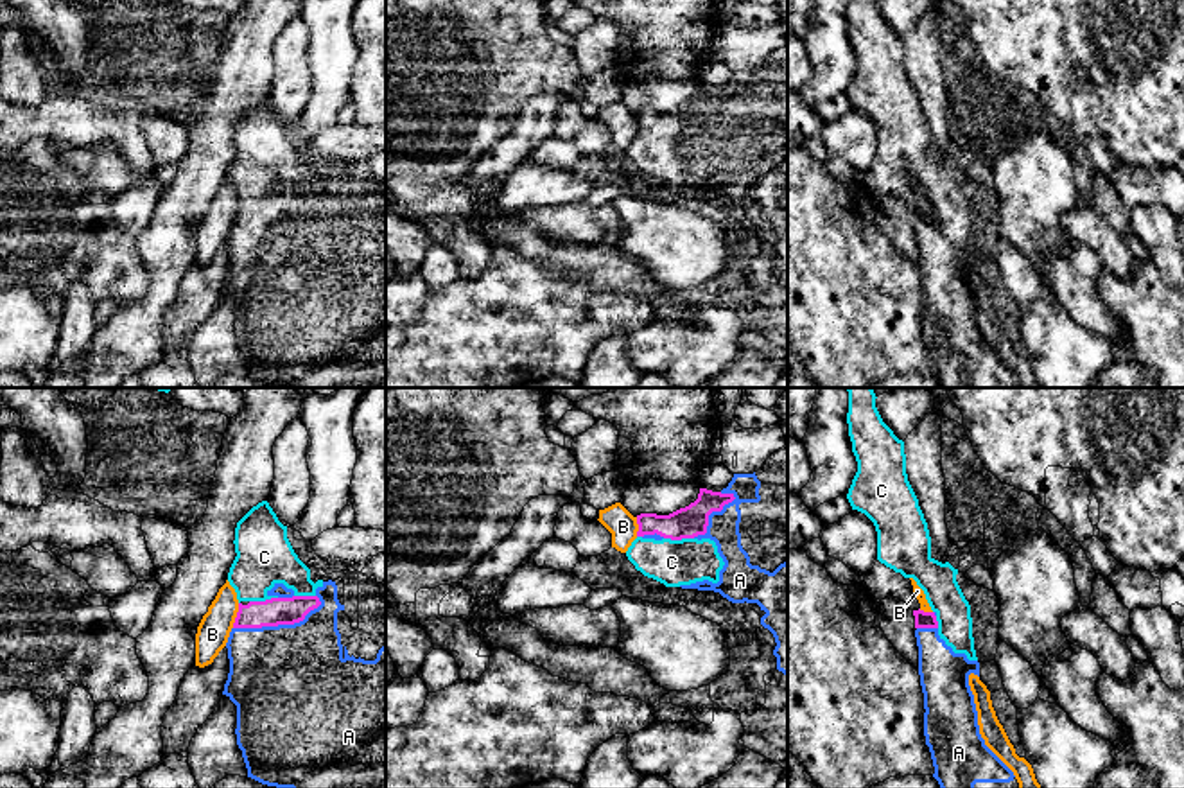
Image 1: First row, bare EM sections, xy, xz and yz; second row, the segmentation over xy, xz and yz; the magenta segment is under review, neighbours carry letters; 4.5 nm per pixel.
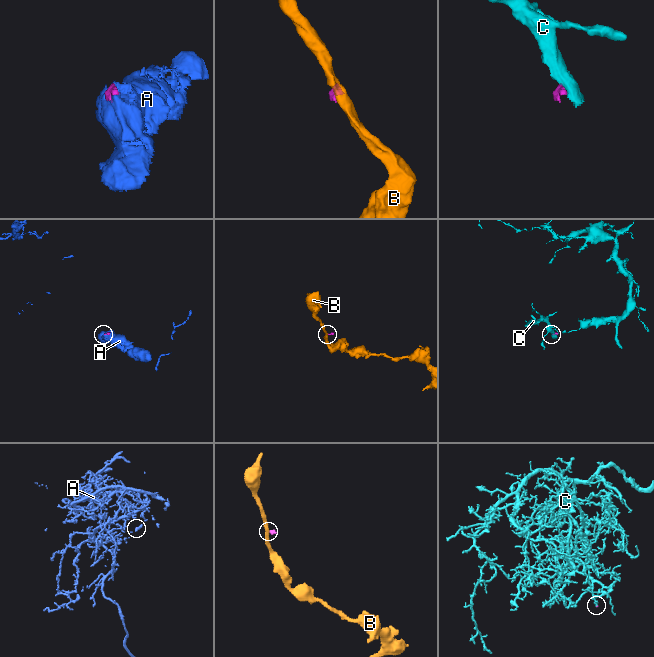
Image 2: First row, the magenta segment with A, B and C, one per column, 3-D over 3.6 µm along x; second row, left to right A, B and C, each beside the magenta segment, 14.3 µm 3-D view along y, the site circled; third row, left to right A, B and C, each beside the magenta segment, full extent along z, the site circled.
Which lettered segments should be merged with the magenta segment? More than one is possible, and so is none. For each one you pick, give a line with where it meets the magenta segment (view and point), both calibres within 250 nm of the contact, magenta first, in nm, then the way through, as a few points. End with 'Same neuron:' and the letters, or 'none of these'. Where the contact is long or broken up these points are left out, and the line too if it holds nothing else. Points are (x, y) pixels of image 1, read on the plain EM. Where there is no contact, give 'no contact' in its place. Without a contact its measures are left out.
C: contact xz (679, 137); calibres 140 and 200 nm; way xz (691, 119), (679, 137), (679, 153), (671, 160)
Same neuron: C

